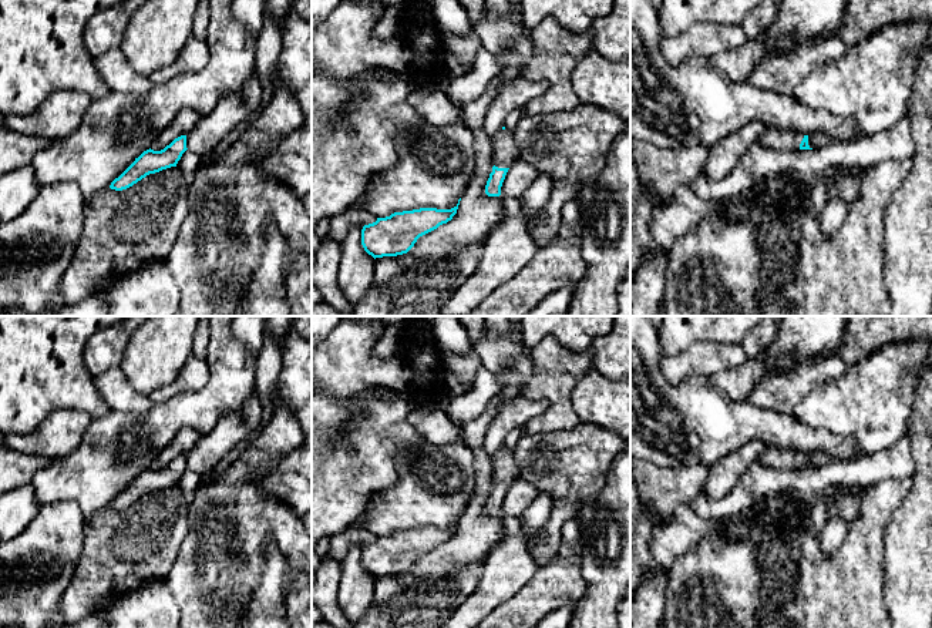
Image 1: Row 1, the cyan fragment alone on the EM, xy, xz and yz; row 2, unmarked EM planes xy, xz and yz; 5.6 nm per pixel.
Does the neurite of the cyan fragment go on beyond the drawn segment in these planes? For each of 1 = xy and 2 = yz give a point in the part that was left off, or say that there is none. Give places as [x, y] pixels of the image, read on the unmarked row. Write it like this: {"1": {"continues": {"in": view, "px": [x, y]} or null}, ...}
{"1": {"continues": null}, "2": {"continues": {"in": "yz", "px": [776, 457]}}}

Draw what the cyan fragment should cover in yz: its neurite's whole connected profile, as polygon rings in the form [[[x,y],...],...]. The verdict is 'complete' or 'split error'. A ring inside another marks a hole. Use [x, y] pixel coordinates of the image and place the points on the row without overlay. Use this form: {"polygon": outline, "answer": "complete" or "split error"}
{"polygon": [[[764,446],[760,453],[760,460],[764,466],[783,471],[795,469],[812,469],[808,464],[808,454],[793,449]]], "answer": "split error"}

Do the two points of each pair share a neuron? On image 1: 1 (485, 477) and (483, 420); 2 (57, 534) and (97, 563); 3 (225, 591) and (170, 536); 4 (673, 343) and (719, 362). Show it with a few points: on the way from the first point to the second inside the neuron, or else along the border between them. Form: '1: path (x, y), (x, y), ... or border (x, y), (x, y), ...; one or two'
1: path (483, 463), (478, 452), (478, 435); one
2: border (86, 521), (81, 554), (69, 583); two
3: border (188, 513), (188, 533), (167, 577); two
4: border (719, 342), (695, 341), (676, 353), (662, 356); two

